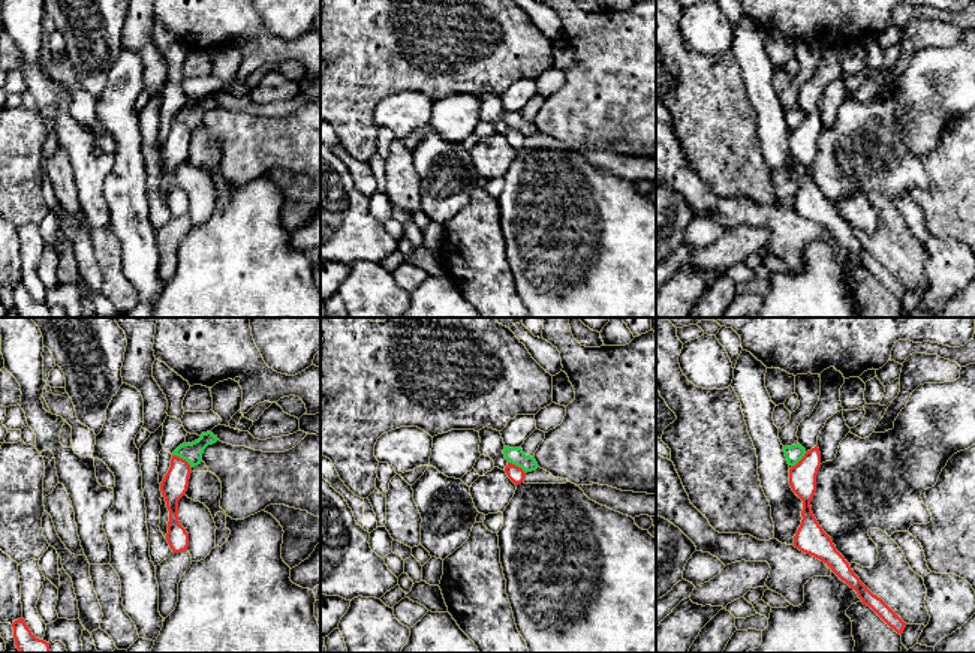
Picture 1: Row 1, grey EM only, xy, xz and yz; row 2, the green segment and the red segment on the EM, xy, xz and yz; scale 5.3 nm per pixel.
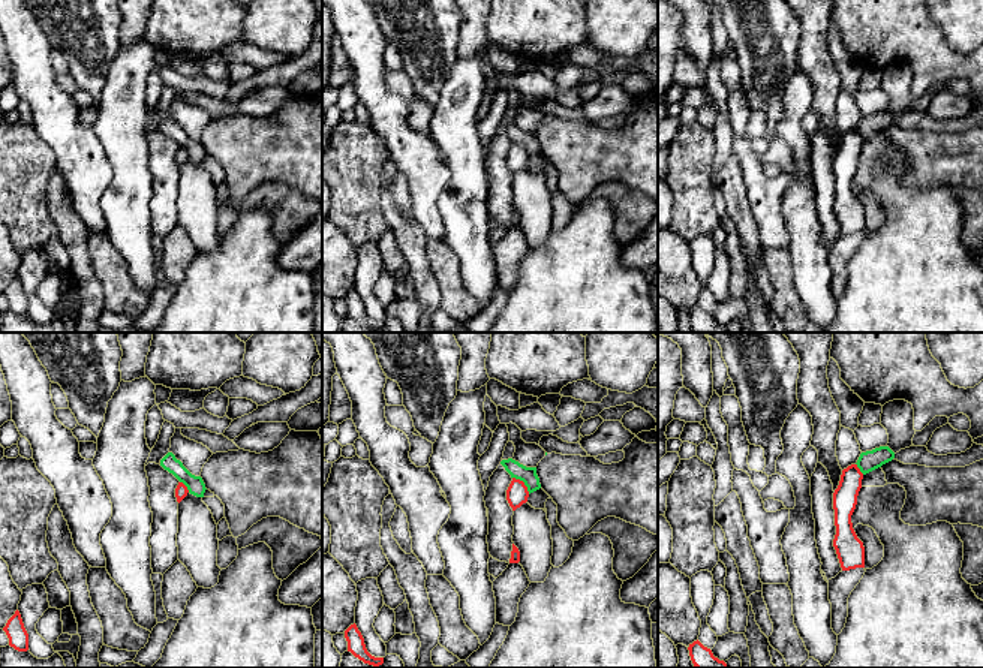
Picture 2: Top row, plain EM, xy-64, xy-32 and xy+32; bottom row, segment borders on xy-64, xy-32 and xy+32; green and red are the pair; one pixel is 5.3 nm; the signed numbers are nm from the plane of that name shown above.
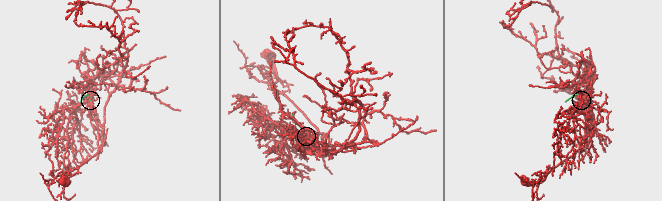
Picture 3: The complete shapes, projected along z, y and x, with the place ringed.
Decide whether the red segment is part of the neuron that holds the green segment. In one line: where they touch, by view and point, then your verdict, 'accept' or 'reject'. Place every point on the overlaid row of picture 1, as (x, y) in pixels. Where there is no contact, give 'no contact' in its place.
contact xy (183, 459); reject

